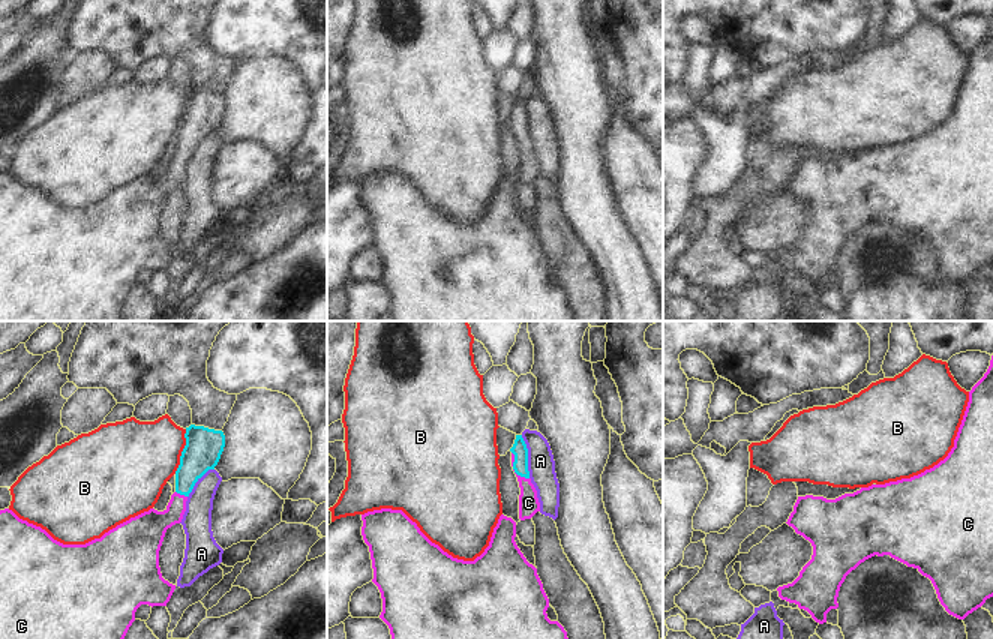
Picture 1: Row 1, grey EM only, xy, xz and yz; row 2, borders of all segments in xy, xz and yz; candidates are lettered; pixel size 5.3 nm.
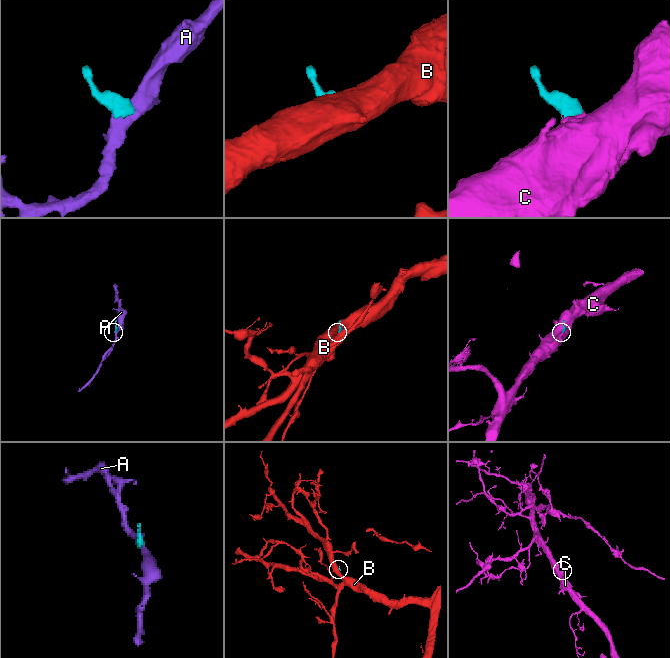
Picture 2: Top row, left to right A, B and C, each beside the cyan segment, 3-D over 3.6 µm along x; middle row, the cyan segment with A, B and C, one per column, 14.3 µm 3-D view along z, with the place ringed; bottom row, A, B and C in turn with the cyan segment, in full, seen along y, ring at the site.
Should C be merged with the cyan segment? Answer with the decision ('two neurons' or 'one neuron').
one neuron

